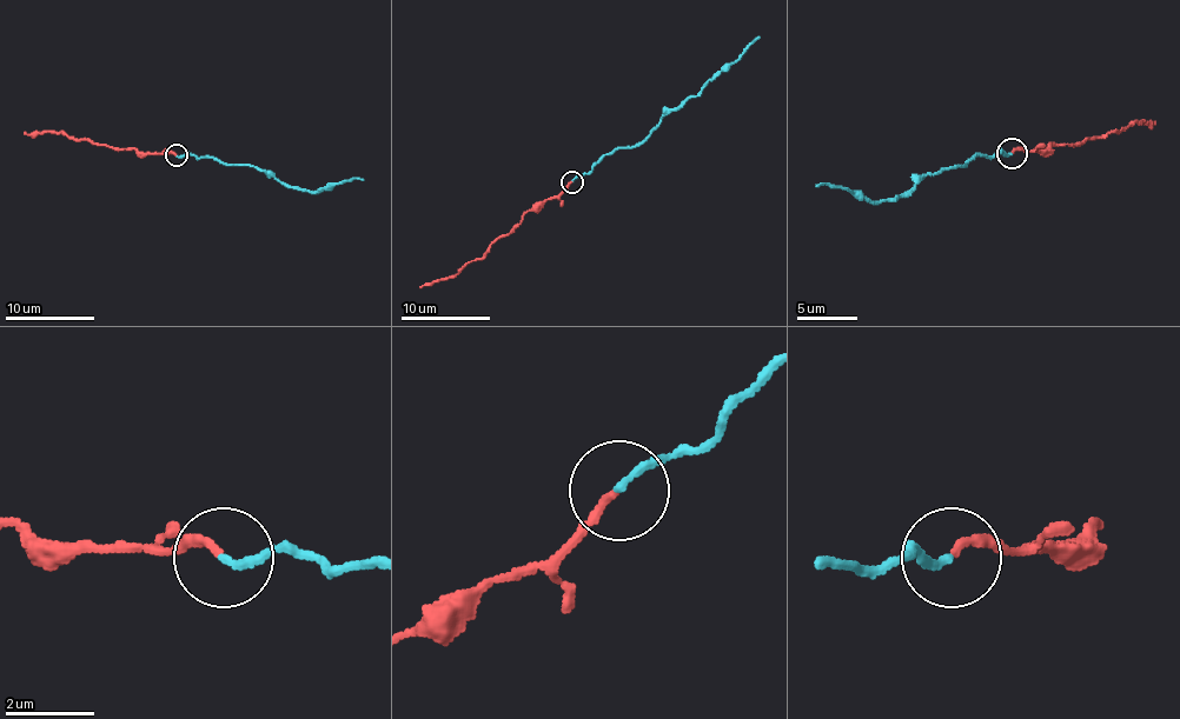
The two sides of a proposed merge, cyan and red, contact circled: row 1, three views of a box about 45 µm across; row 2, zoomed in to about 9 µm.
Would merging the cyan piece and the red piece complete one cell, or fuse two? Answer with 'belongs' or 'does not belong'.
does not belong

